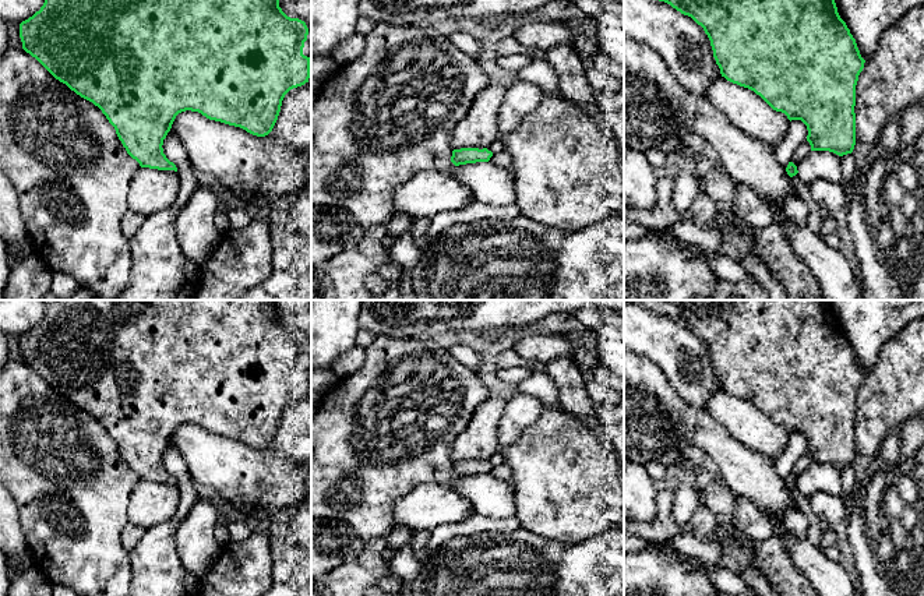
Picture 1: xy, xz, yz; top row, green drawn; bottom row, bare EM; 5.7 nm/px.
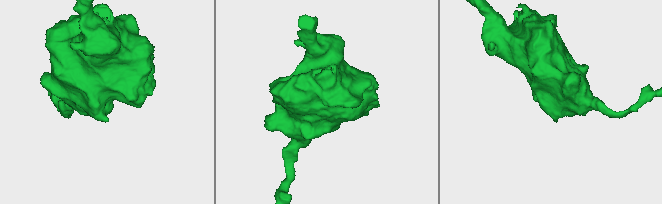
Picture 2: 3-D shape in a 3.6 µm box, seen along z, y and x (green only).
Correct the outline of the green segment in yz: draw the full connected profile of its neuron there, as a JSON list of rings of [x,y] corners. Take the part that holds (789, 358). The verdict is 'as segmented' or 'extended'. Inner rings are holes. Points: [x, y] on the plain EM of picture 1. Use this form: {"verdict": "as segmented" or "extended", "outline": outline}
{"verdict": "as segmented", "outline": [[[624,300],[638,304],[649,311],[664,314],[684,328],[691,329],[701,338],[710,353],[713,370],[720,381],[722,389],[740,399],[748,401],[759,408],[773,423],[782,424],[791,433],[801,433],[808,442],[807,454],[811,463],[829,463],[839,469],[851,466],[856,458],[856,398],[864,381],[856,352],[846,335],[840,331],[835,311],[829,300]]]}

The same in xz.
{"verdict": "as segmented", "outline": [[[461,461],[452,463],[451,475],[455,479],[459,479],[466,476],[489,475],[491,469],[493,465],[487,461]]]}

